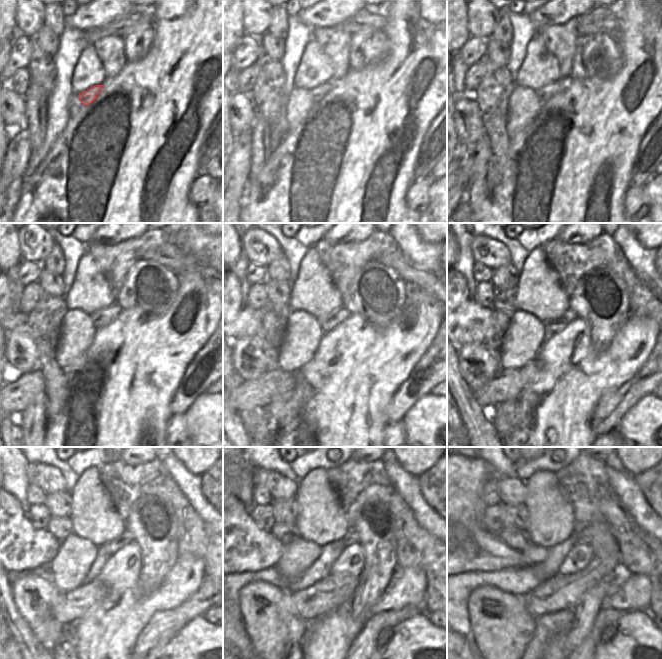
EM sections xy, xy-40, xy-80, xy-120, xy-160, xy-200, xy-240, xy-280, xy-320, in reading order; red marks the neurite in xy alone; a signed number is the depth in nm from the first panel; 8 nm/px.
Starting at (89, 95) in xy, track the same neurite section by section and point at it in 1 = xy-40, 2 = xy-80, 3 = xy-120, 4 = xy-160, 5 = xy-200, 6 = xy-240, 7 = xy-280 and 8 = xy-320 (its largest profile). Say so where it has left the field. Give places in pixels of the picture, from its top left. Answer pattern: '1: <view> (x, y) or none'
1: xy-40 (318, 93)
2: xy-80 (544, 93)
3: xy-120 (102, 318)
4: xy-160 (327, 322)
5: xy-200 (558, 324)
6: xy-240 (108, 549)
7: xy-280 (333, 550)
8: xy-320 (559, 551)

